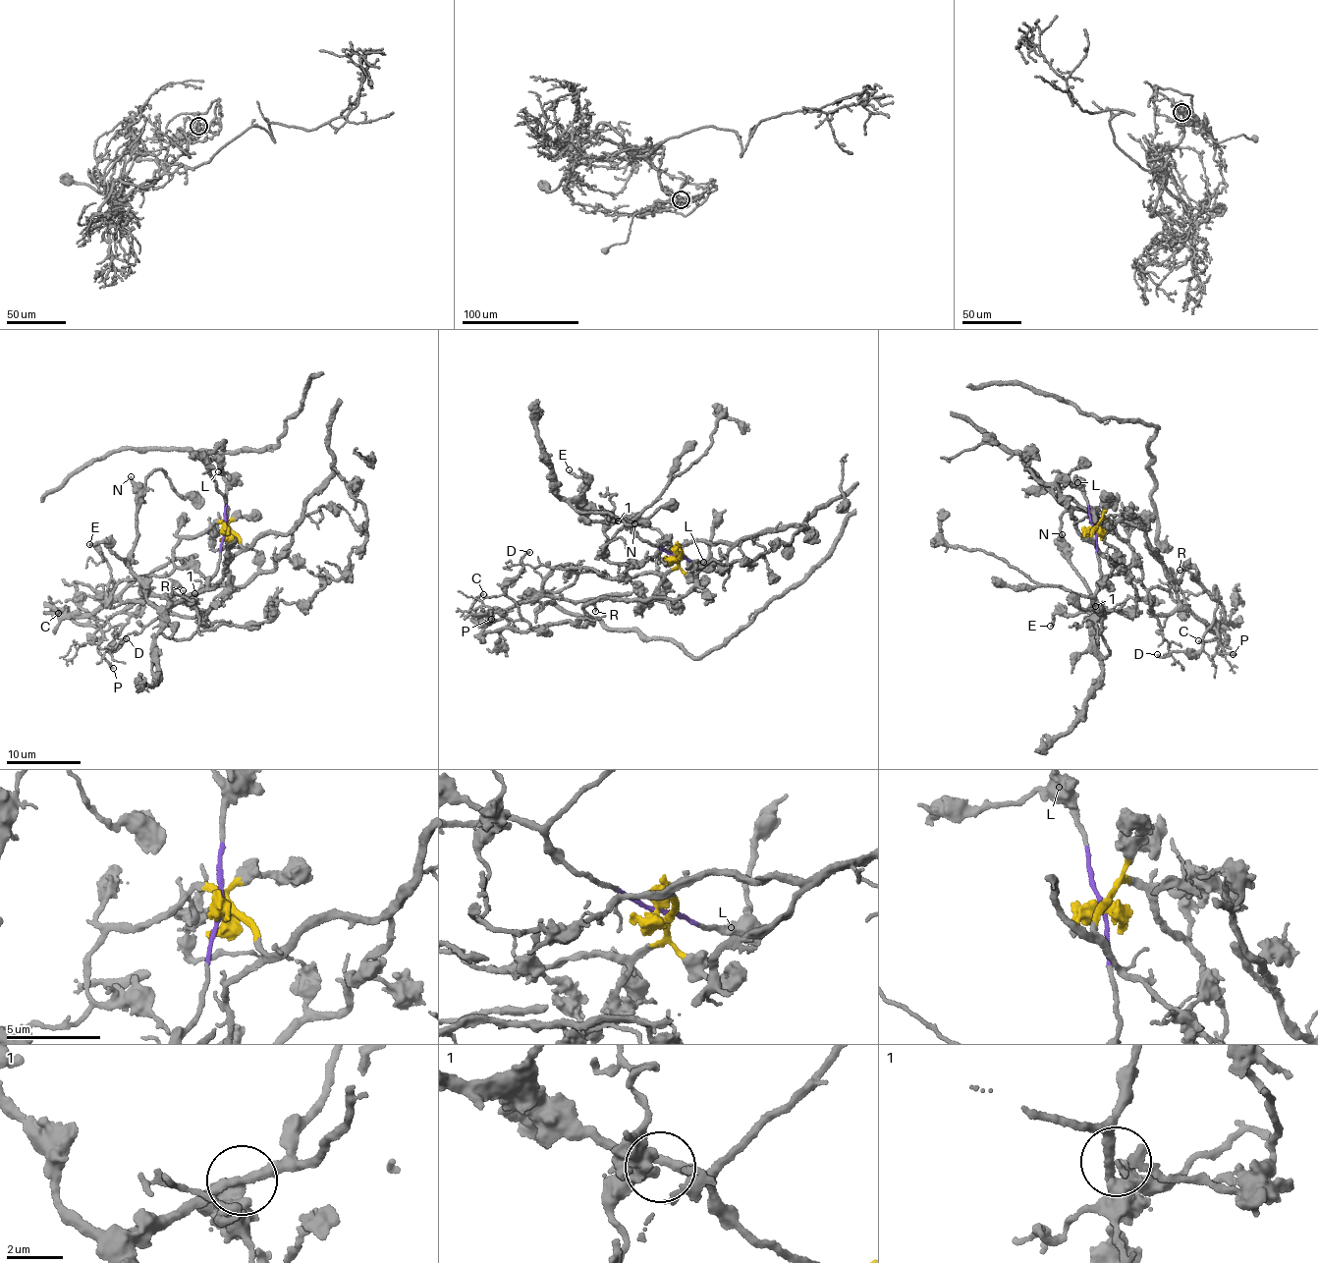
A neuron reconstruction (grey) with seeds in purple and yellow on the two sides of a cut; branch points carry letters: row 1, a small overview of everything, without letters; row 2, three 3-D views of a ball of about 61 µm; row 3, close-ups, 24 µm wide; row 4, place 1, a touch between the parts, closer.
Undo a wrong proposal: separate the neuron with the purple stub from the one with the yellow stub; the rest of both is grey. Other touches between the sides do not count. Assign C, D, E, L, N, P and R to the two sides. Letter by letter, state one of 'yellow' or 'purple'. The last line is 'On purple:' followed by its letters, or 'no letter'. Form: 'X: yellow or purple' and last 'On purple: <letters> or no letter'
C: yellow
D: yellow
E: purple
L: purple
N: purple
P: yellow
R: yellow
On purple: E, L, N

